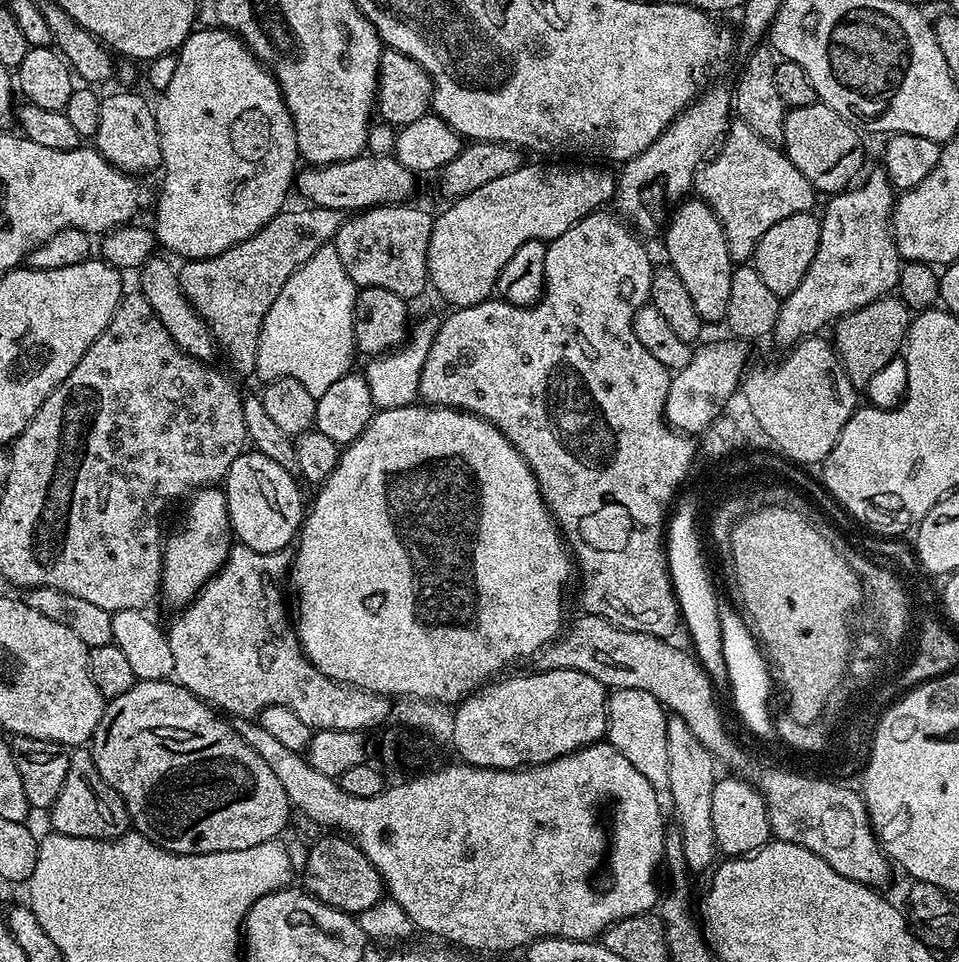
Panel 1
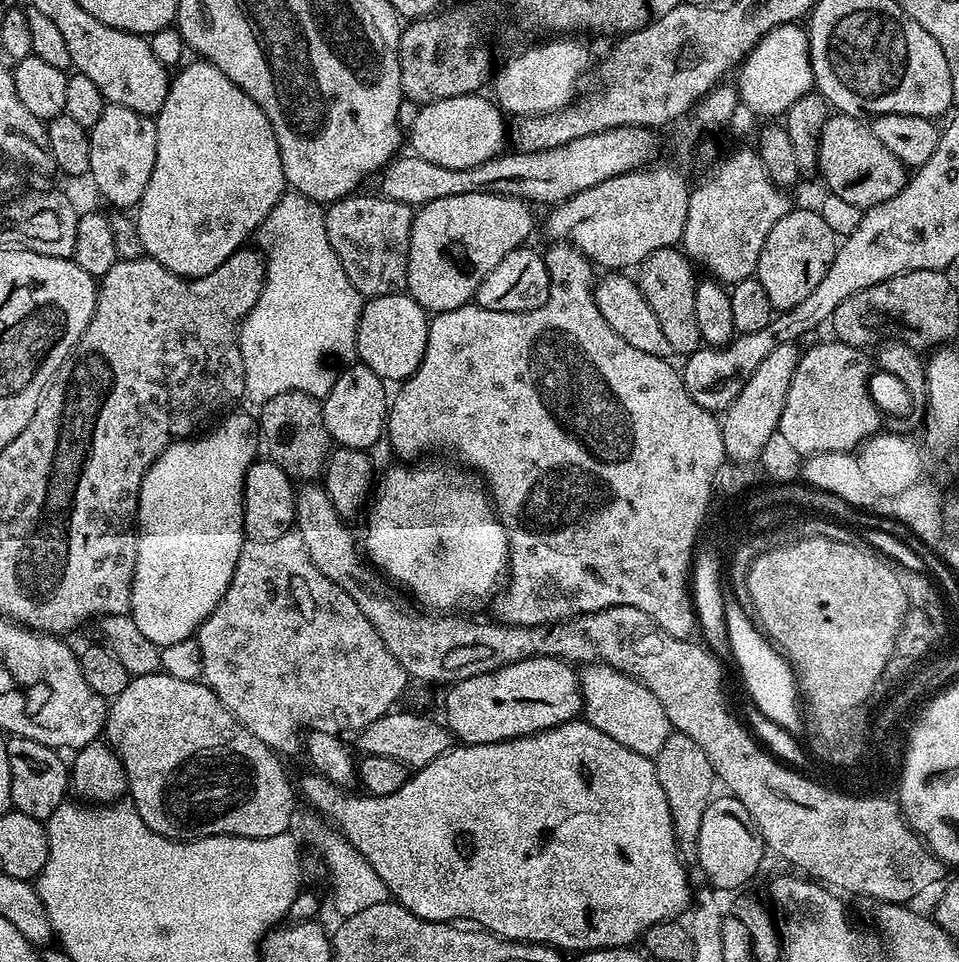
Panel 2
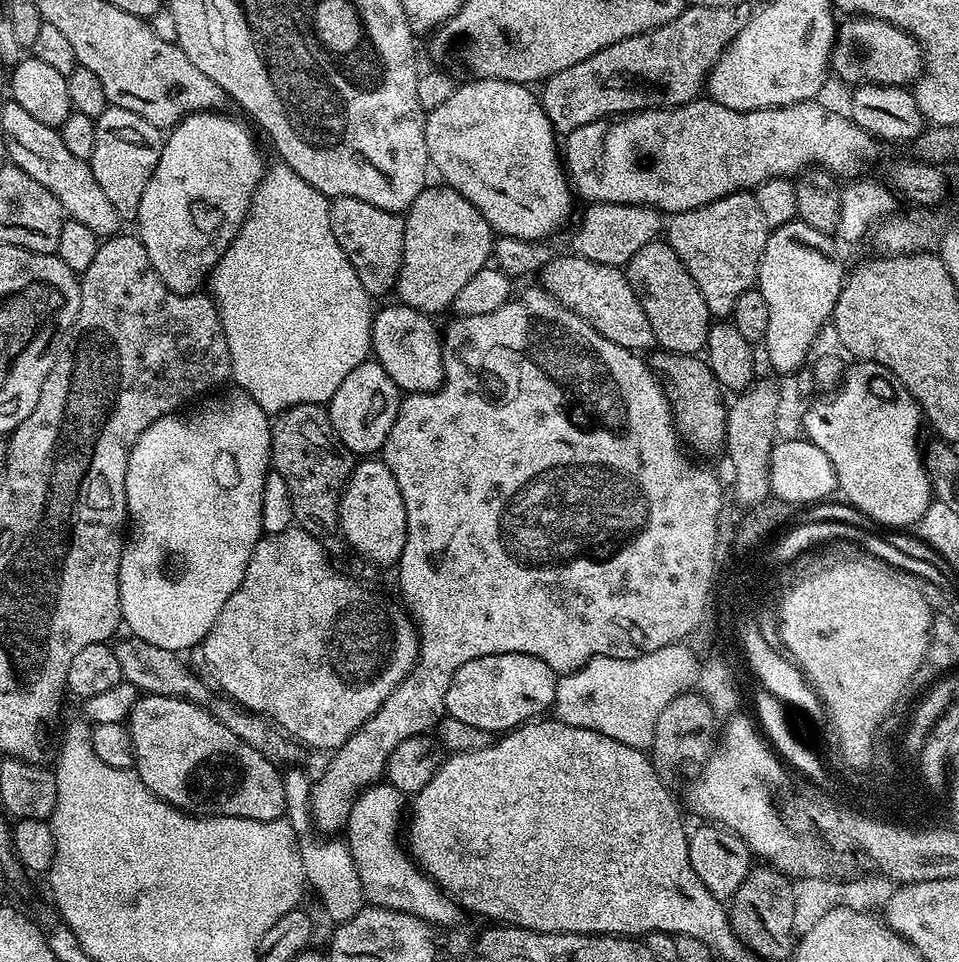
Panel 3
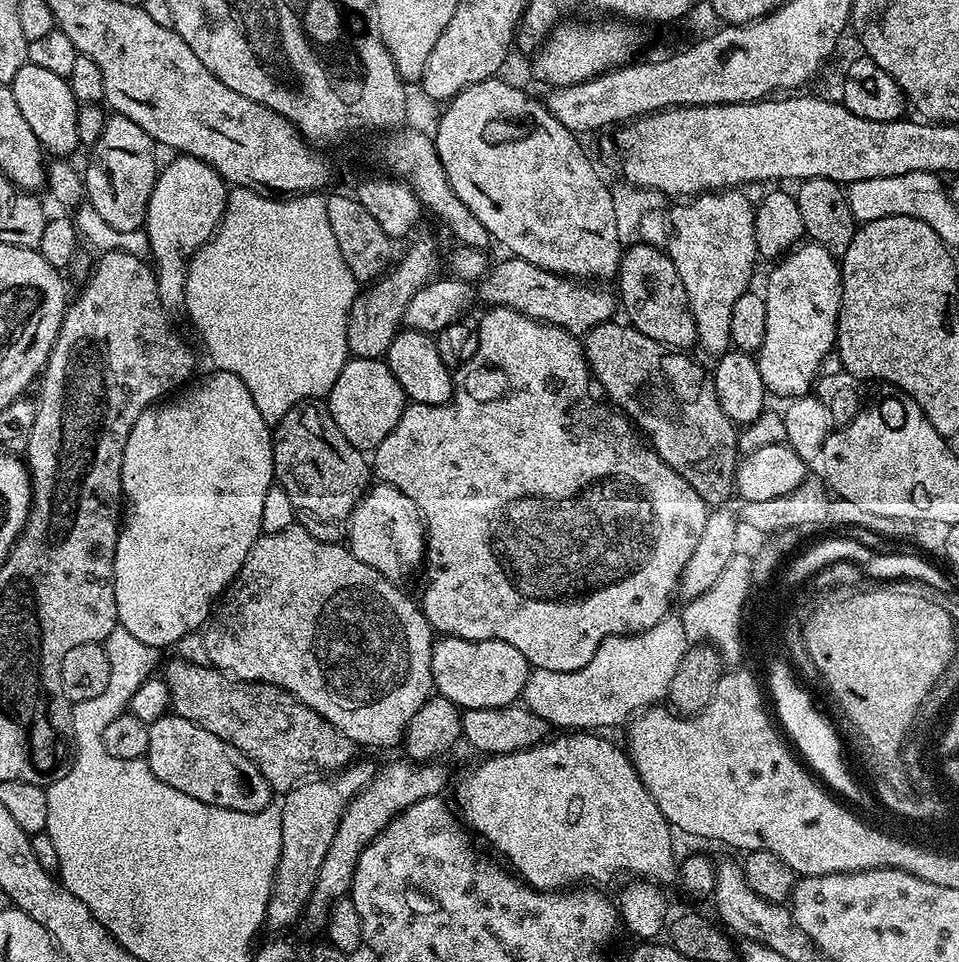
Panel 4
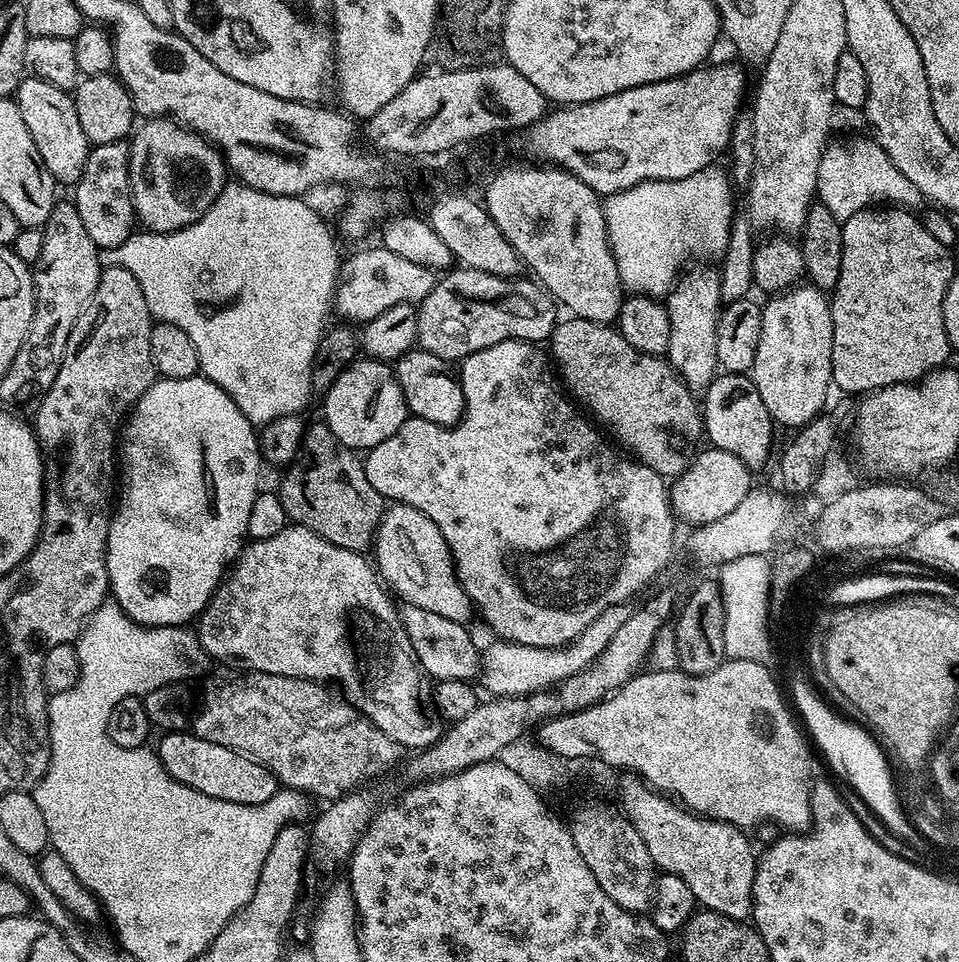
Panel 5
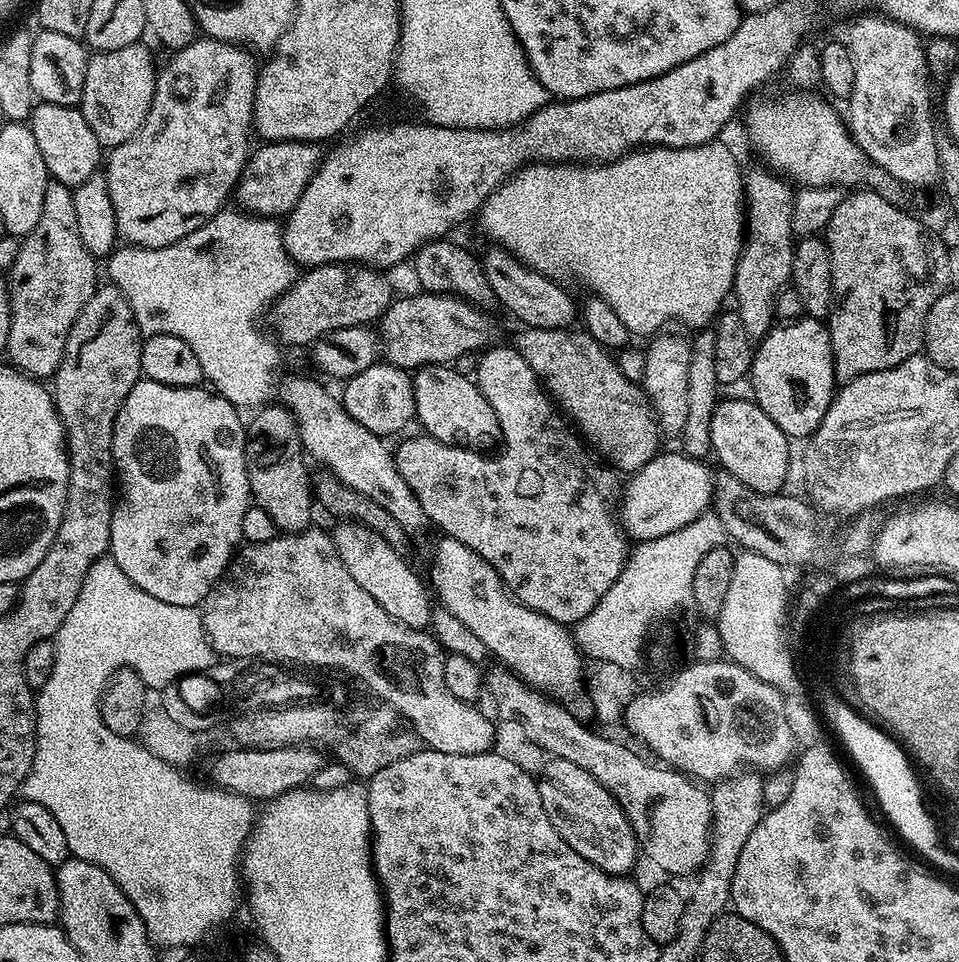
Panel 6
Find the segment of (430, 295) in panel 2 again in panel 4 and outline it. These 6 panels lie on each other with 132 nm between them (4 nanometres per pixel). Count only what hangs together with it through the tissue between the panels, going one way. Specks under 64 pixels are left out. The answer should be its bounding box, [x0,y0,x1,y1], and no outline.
[347,236,438,359]

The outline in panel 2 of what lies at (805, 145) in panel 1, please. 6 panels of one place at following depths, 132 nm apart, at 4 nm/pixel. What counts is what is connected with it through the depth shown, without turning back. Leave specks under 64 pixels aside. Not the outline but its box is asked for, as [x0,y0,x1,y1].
[816,114,909,210]

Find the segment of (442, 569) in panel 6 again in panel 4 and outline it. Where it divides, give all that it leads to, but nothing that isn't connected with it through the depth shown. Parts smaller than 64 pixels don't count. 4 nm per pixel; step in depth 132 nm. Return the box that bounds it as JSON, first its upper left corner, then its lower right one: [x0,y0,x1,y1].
[346,483,426,582]

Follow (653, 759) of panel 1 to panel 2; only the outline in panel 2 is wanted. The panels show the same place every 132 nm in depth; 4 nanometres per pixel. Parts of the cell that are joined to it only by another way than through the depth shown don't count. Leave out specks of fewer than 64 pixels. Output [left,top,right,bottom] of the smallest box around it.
[579,662,670,758]

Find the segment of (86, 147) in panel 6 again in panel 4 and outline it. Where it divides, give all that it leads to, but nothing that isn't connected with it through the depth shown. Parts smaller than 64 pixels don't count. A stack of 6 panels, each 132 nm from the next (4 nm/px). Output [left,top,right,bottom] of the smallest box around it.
[11,63,81,158]

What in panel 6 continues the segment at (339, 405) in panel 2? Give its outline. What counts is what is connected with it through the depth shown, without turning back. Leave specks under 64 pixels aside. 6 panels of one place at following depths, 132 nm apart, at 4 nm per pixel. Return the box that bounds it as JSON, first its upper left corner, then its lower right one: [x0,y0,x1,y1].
[342,362,416,438]

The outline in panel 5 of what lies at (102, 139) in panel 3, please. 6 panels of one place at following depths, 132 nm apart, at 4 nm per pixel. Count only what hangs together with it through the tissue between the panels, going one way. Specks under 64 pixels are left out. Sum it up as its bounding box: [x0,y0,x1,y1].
[74,144,137,250]

